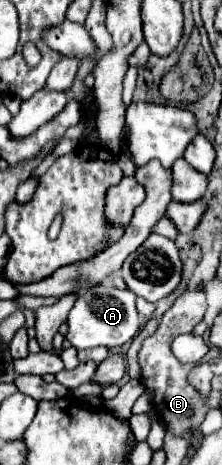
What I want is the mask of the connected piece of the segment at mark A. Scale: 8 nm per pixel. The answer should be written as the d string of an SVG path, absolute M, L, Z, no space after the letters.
M98 284L94 288L82 290L80 298L76 300L74 308L68 316L68 334L66 338L72 342L76 350L86 348L116 348L130 342L140 332L142 318L136 310L136 296L130 290L118 290L108 284Z

